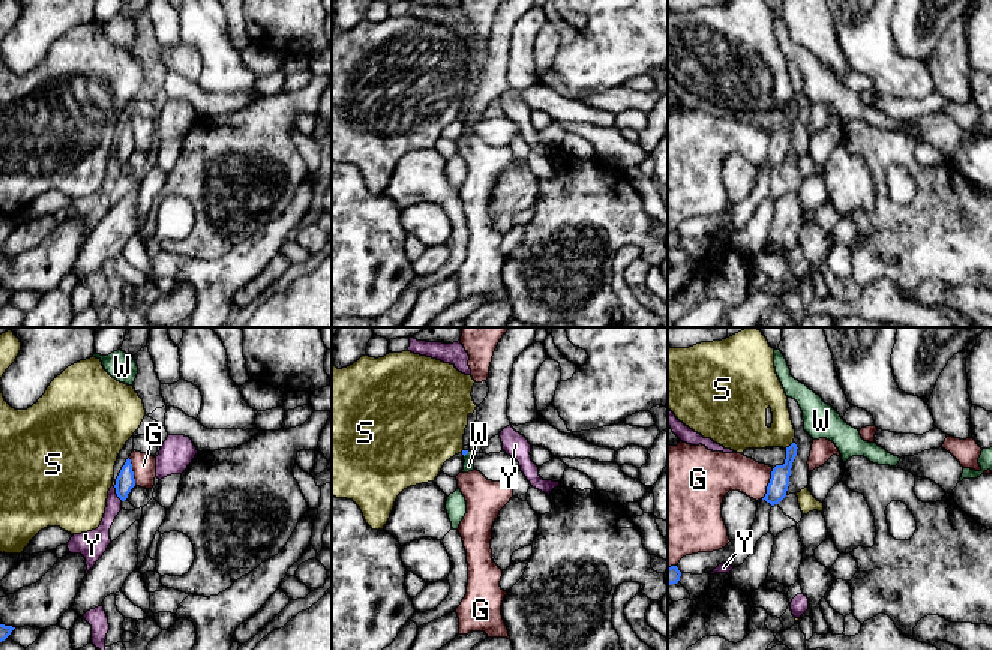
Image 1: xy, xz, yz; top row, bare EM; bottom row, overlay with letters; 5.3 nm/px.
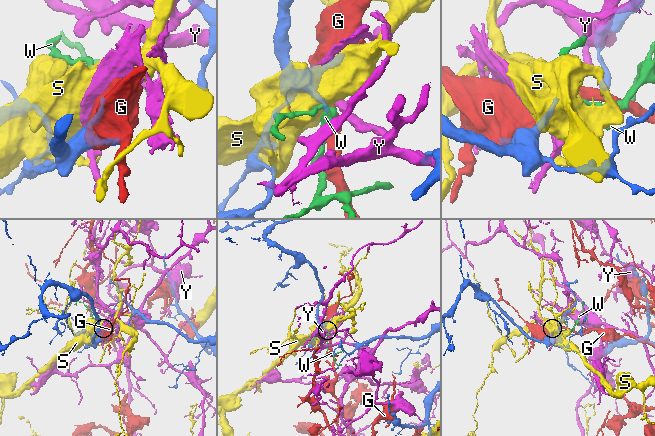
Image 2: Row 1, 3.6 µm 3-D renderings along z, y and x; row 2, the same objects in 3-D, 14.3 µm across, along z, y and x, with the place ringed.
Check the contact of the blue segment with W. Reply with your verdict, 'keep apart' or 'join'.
keep apart

